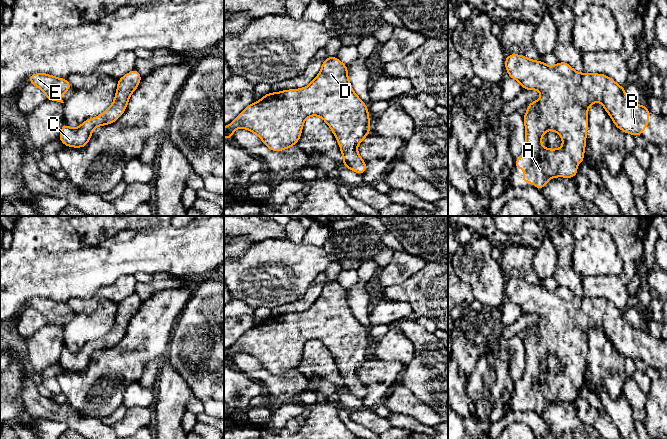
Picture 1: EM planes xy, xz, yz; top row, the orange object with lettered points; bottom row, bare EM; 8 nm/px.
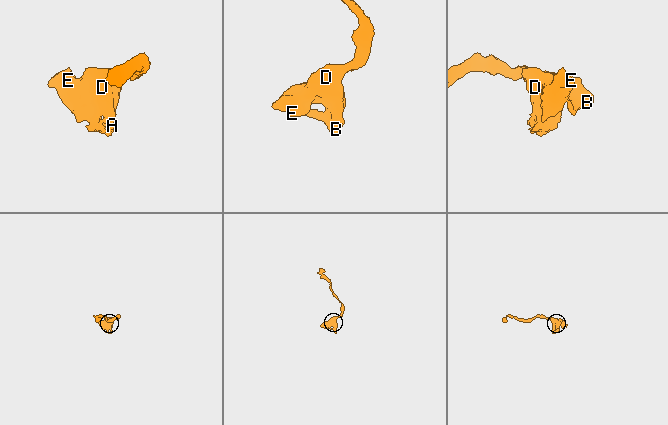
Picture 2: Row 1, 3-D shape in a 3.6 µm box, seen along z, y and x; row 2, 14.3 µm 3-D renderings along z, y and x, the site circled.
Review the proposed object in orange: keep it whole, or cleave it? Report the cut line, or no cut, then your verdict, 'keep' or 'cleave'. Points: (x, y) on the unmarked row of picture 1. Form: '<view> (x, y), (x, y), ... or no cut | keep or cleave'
no cut | keep

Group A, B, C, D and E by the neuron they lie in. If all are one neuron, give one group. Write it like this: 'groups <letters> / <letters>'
groups A B C D E

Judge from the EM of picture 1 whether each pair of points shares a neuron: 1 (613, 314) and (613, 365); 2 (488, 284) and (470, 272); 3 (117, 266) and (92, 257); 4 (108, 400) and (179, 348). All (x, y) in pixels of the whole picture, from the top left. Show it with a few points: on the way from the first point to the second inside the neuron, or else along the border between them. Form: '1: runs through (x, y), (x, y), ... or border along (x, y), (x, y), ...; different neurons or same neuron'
1: border along (600, 326), (613, 347), (625, 357); different neurons
2: runs through (484, 280), (474, 272); same neuron
3: runs through (111, 265), (100, 265), (98, 263); same neuron
4: border along (171, 333), (168, 350), (164, 356); different neurons

